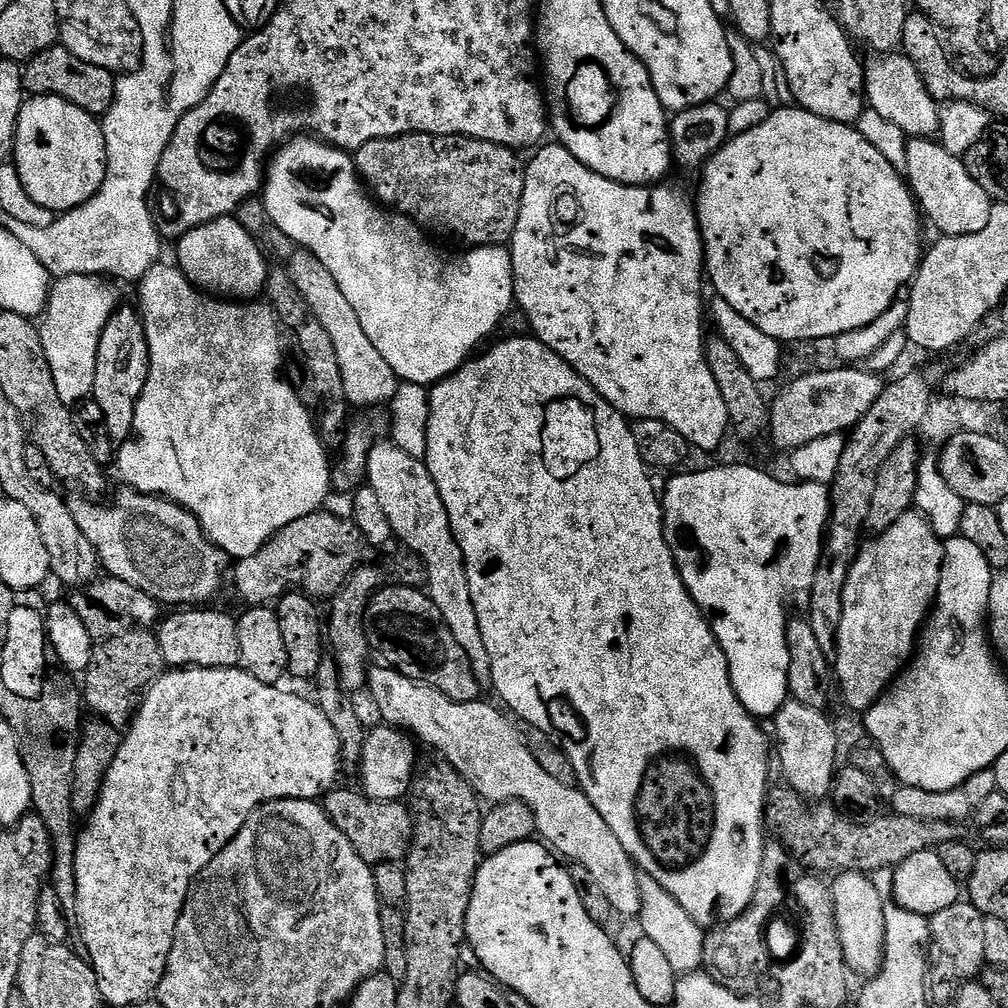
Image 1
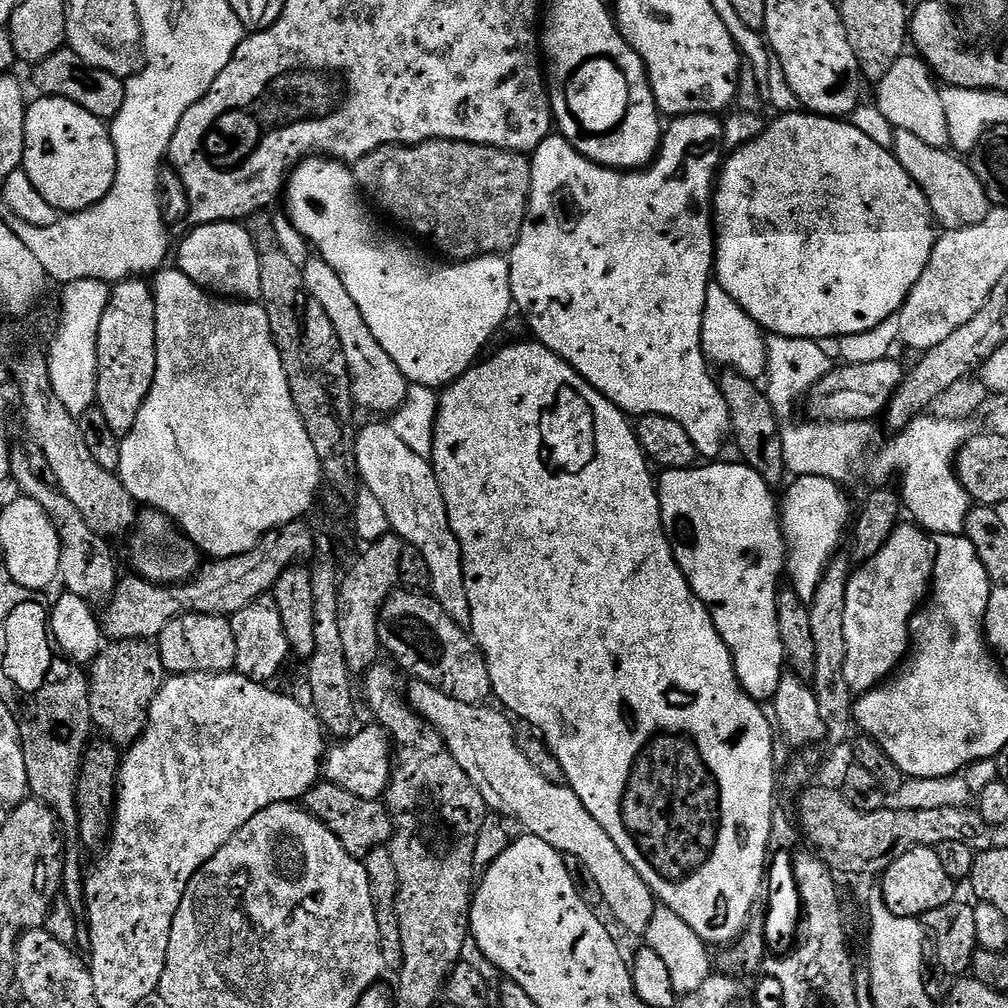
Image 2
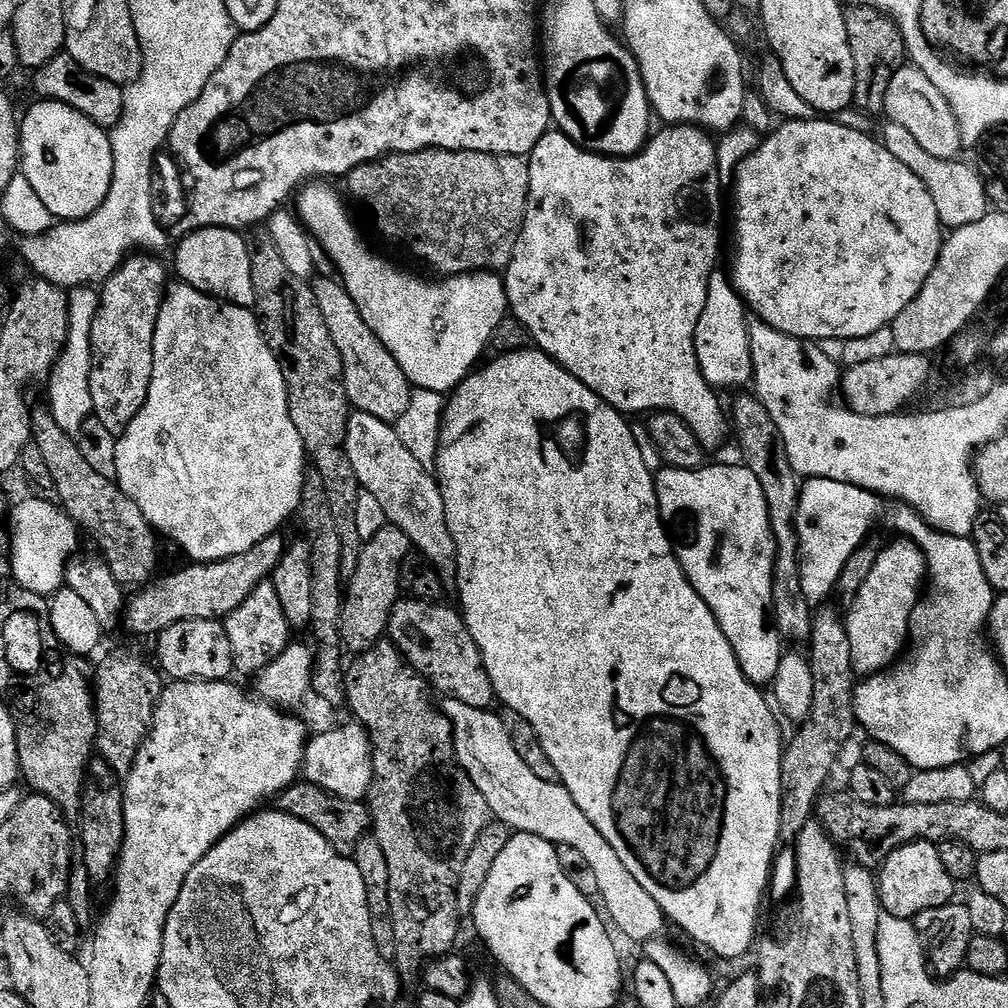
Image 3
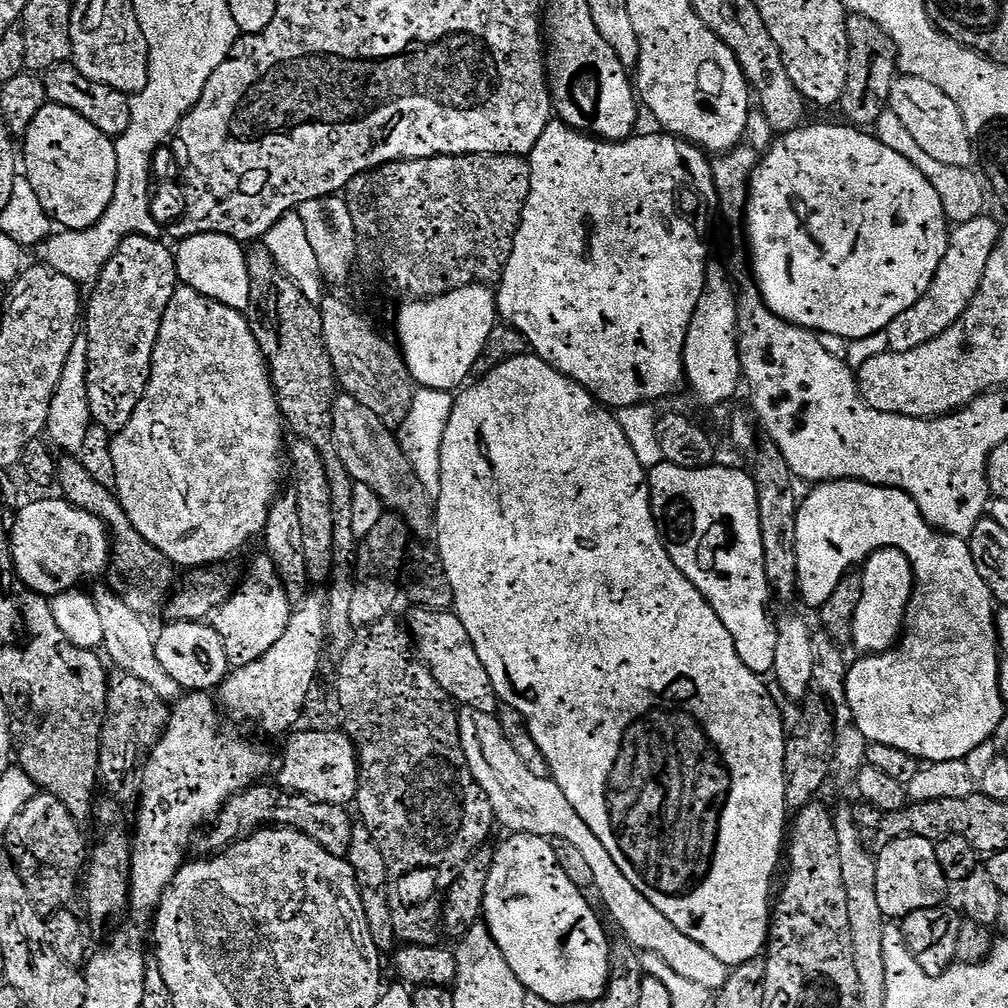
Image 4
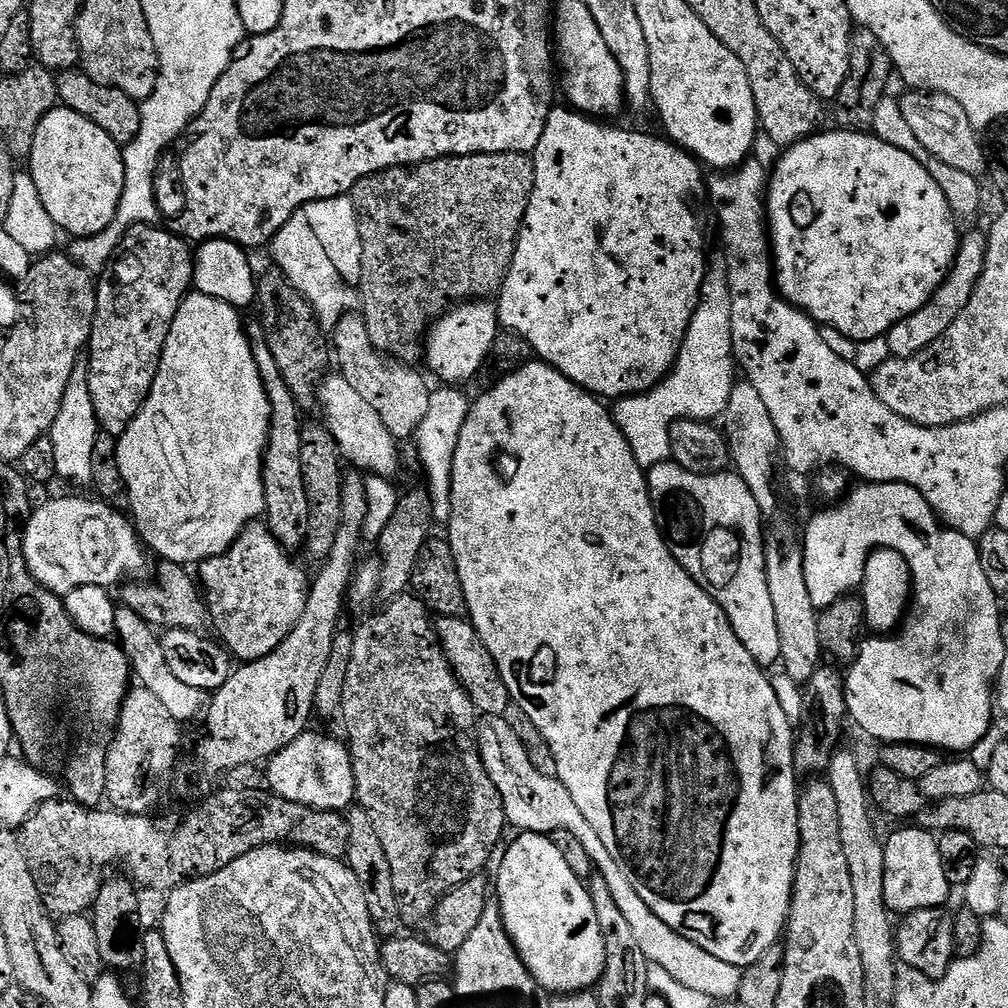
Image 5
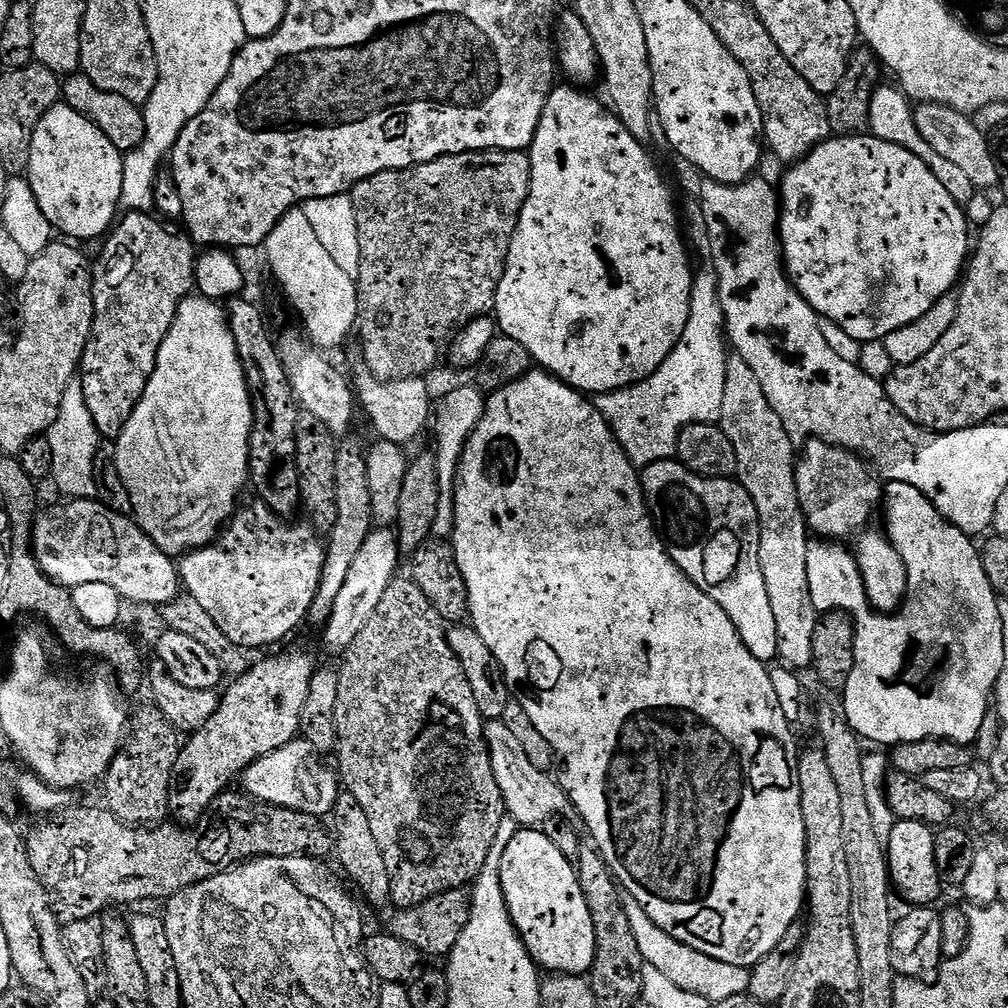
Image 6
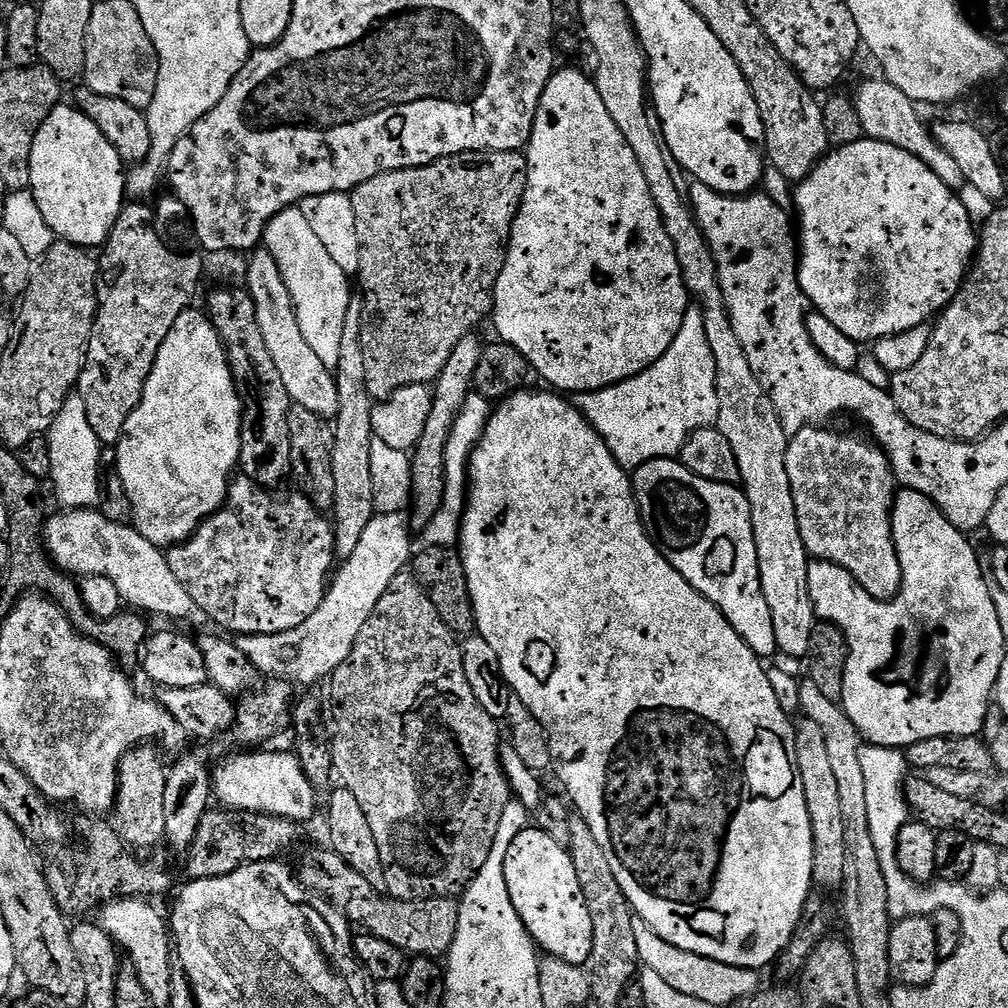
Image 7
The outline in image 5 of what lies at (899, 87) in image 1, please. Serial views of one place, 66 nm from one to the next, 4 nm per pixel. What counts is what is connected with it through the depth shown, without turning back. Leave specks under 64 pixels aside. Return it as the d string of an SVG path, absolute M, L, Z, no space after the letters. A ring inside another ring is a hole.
M908 90L905 93L905 96L899 97L902 118L906 126L910 126L917 145L928 151L938 162L954 166L954 170L962 170L962 174L983 177L988 166L986 148L981 137L980 140L976 137L979 136L977 129L966 118L966 110L962 110L954 98L946 98L941 92Z

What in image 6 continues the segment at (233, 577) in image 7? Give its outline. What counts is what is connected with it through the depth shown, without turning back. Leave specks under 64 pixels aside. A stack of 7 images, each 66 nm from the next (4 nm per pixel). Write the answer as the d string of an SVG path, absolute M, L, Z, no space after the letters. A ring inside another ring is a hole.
M253 502L253 504L248 504L245 506L237 507L236 512L232 515L232 519L228 521L227 524L224 525L219 536L216 537L212 543L208 544L205 548L197 548L194 552L189 552L181 557L178 560L178 571L180 574L180 583L182 585L183 591L194 598L194 602L198 602L202 606L202 610L206 610L206 614L210 614L210 618L214 618L214 622L218 622L218 626L222 629L222 634L226 634L226 638L230 638L230 642L234 642L239 648L243 648L245 650L253 650L252 648L268 648L271 644L276 644L279 640L284 640L288 635L291 634L292 631L295 630L296 627L299 626L300 623L305 619L306 621L309 619L312 603L314 602L314 598L318 594L318 586L322 582L322 566L324 565L324 549L326 547L325 541L321 539L315 529L308 522L302 522L302 524L292 524L296 522L289 522L285 517L278 516L274 510L270 510L270 506L266 506L265 504L261 504L259 502Z

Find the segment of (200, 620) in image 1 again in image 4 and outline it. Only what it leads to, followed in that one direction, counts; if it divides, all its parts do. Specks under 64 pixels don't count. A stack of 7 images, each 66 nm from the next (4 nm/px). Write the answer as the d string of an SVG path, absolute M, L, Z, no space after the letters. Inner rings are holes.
M177 620L165 623L165 628L155 633L158 659L163 668L184 690L208 692L219 689L230 671L226 646L215 627L204 622Z

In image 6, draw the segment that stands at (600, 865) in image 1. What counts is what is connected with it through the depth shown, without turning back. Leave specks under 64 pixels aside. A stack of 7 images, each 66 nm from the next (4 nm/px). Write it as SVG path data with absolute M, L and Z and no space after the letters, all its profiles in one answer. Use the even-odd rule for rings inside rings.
M492 718L485 723L484 740L488 743L494 778L498 782L498 790L502 790L507 815L515 820L517 825L543 826L552 816L569 815L568 795L548 772L534 768L520 739L513 735L500 718ZM630 895L624 896L624 909L626 918L630 918L630 930L634 930L634 939L638 942L638 950L642 954L644 963L654 966L654 970L659 970L666 978L670 978L670 982L674 982L674 986L678 986L682 990L690 990L690 994L698 994L713 1005L726 998L742 996L748 992L751 982L749 969L734 966L730 962L718 962L718 958L710 958L698 950L670 938L670 934L666 934L666 930L662 930L662 926L654 923L650 914L646 914L646 910L642 910L640 903Z

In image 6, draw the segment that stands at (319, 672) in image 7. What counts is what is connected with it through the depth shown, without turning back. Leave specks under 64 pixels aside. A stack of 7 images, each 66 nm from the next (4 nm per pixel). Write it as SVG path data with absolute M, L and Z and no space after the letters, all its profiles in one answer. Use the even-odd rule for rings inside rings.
M377 527L366 538L362 550L358 550L354 562L350 562L350 574L342 586L342 594L338 594L338 602L334 602L334 610L328 623L323 625L324 644L330 651L342 654L352 645L354 638L362 634L362 626L370 622L374 610L378 610L378 602L382 602L382 594L397 579L396 567L400 564L402 553L396 541L396 533L391 527Z

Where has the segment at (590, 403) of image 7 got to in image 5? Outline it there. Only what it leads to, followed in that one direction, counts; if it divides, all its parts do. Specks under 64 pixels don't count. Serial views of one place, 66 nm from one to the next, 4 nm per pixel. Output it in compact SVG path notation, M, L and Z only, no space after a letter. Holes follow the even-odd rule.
M723 255L708 256L700 301L690 318L686 338L672 371L641 396L625 396L611 405L612 419L622 430L634 458L646 470L663 464L672 455L670 430L679 420L715 421L723 417L732 387L738 382L738 368L732 350L732 307L730 286Z

